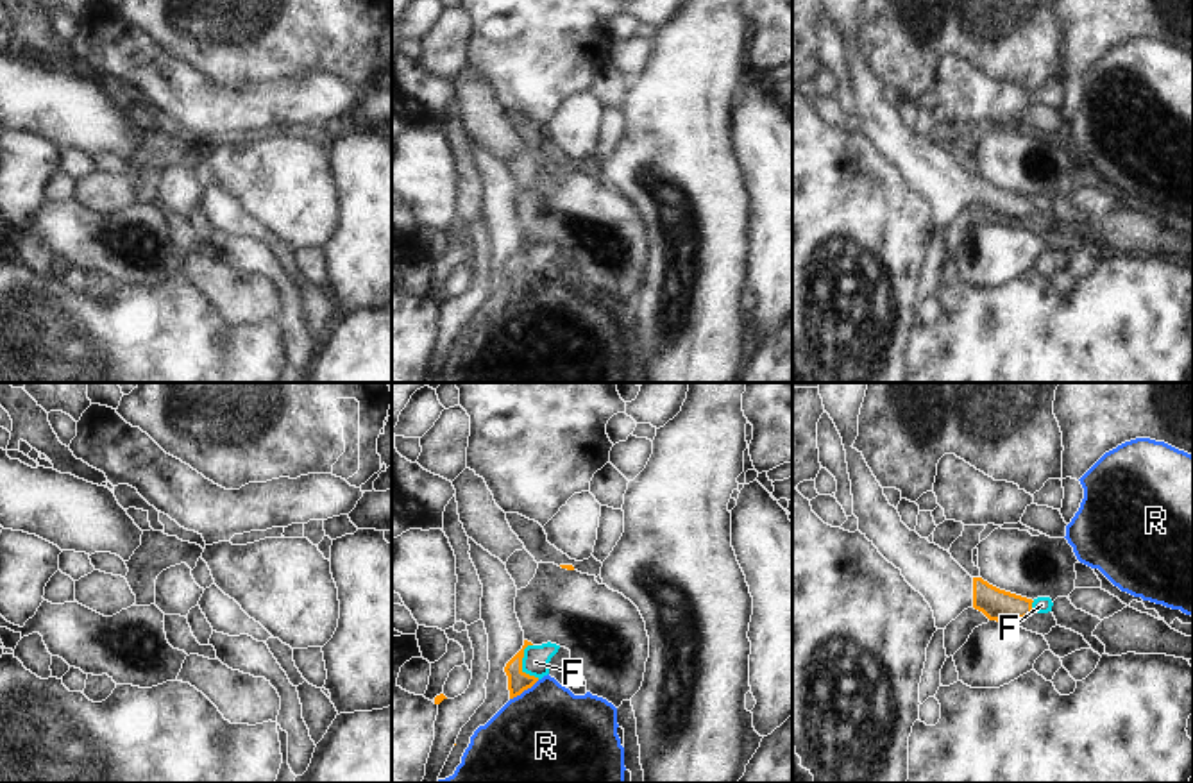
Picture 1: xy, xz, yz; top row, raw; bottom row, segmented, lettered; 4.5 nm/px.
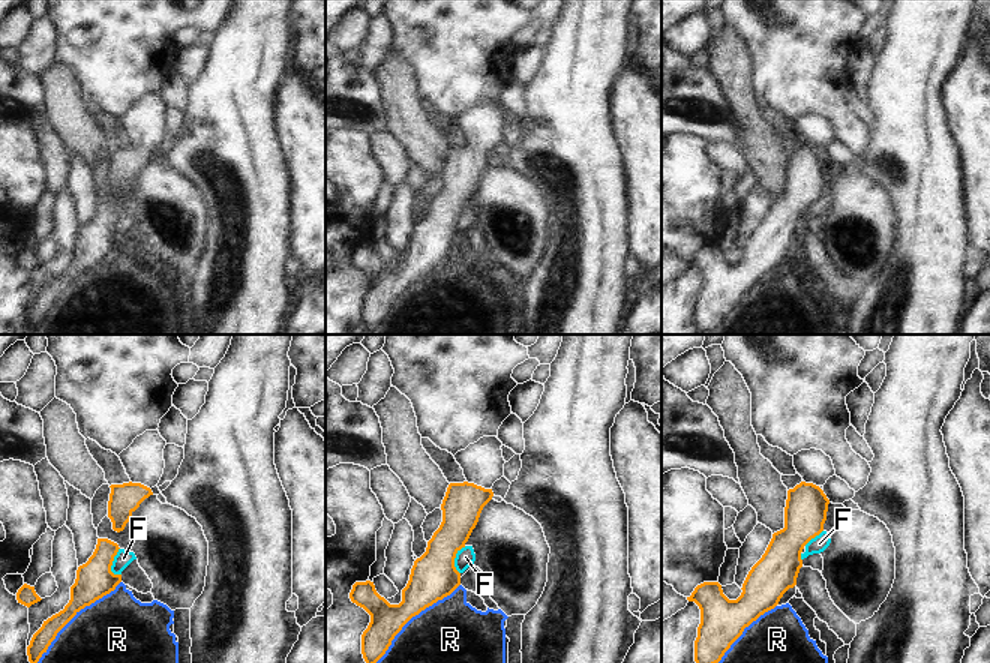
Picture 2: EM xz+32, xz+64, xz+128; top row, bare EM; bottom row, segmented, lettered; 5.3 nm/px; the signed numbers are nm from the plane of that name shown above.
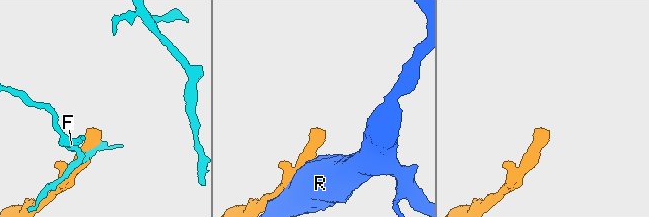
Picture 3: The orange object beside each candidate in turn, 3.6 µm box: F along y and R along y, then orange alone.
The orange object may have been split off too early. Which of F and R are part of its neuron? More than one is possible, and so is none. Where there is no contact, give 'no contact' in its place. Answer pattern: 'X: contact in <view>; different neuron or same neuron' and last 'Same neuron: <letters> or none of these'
F: contact in xz; different neuron
R: contact in xz; different neuron
Same neuron: none of these

